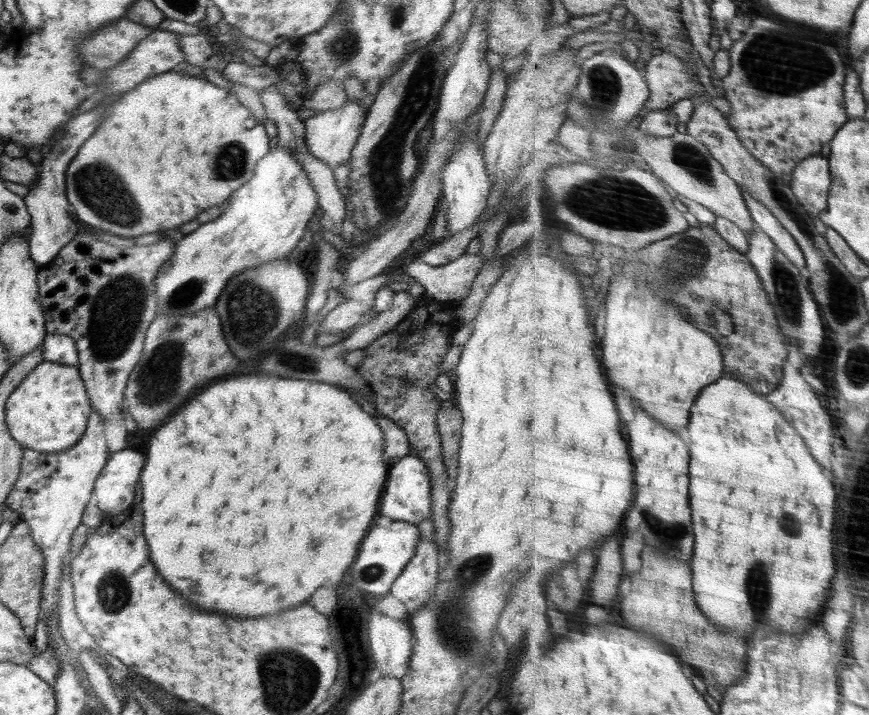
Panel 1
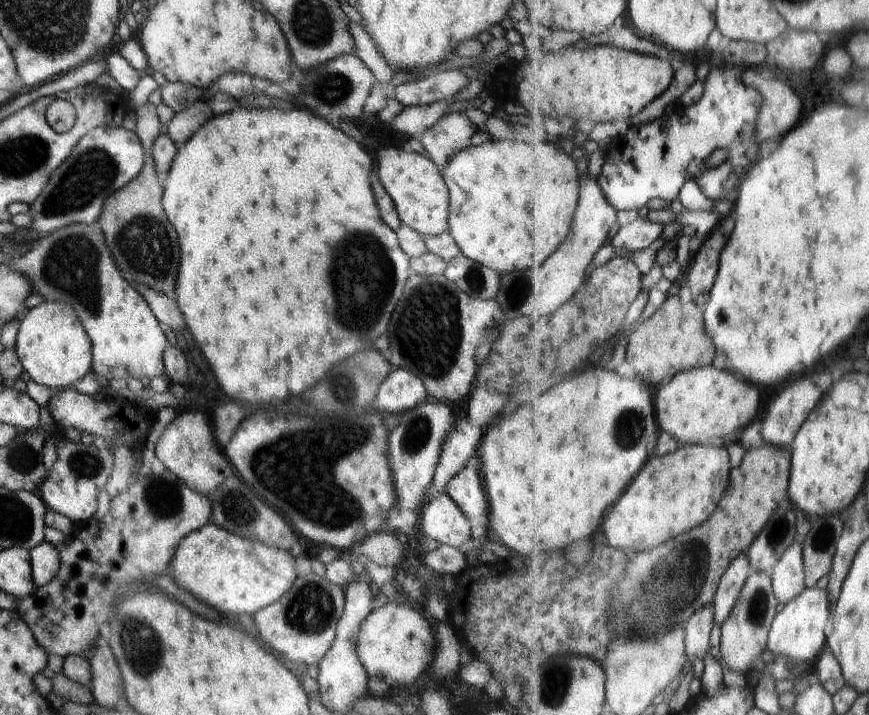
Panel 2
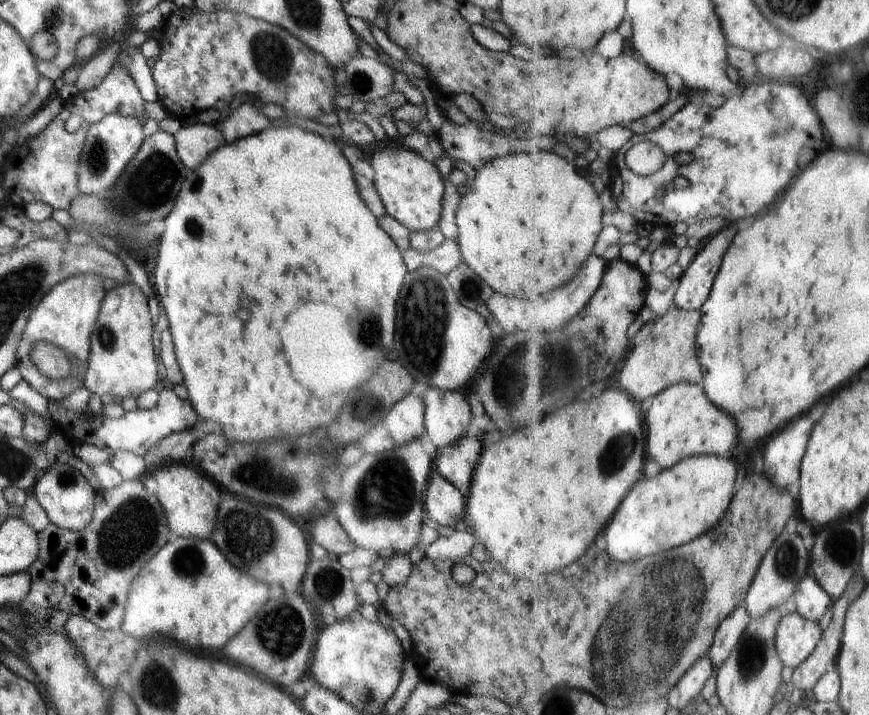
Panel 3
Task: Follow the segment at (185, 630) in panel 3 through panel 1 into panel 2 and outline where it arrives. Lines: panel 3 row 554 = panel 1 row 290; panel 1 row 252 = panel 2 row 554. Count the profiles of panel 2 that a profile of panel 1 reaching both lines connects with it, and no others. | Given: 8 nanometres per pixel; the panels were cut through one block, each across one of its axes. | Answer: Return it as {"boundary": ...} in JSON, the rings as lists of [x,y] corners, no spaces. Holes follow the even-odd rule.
{"boundary":[[[214,523],[184,536],[170,562],[172,580],[198,602],[226,614],[250,614],[280,600],[294,579],[296,553],[236,536]]]}

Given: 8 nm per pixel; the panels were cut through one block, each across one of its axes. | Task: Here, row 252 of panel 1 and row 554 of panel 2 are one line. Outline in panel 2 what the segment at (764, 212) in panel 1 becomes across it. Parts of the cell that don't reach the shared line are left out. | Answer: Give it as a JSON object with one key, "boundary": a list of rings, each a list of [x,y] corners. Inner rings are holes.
{"boundary":[[[796,541],[786,551],[772,578],[782,607],[803,594],[808,588],[804,543]]]}

